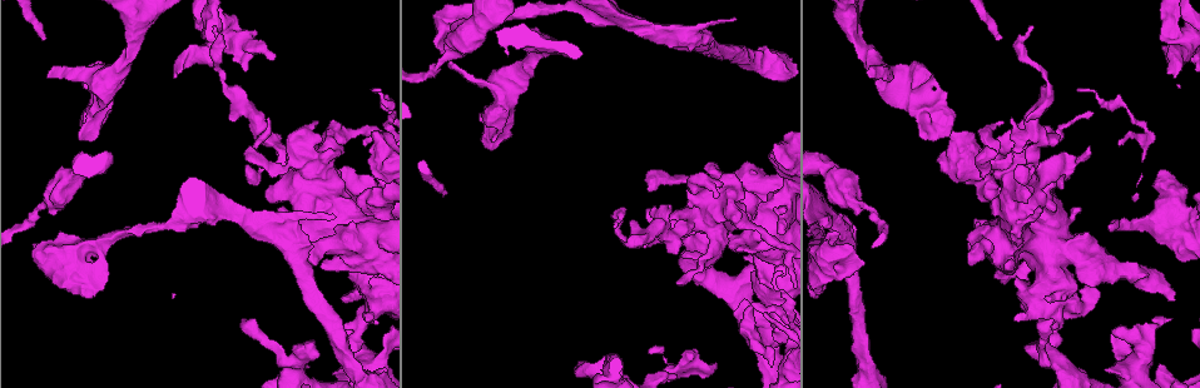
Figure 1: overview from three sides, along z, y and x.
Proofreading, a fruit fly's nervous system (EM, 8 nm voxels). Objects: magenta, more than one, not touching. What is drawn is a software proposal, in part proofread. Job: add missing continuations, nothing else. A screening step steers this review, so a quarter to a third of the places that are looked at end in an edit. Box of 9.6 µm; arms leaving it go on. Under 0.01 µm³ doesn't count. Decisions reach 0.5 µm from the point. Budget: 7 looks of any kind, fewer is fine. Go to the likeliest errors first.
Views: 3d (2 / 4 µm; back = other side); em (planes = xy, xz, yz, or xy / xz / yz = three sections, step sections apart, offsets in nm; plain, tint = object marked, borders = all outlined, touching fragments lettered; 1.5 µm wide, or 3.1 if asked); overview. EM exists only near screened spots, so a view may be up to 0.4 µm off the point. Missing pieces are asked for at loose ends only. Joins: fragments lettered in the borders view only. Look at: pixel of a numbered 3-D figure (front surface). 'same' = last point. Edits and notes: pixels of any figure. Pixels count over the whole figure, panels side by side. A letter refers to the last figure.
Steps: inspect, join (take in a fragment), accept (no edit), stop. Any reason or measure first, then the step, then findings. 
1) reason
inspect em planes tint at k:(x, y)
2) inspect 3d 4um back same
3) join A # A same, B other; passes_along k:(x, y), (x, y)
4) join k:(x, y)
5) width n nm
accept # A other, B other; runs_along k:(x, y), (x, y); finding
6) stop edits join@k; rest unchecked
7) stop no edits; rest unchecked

long arm stops here
inspect 3d 2um back at 1:(43, 39)

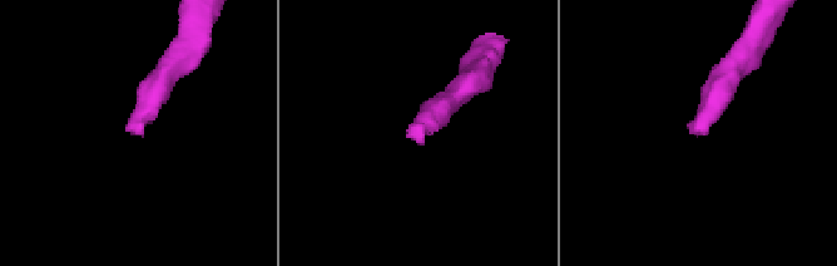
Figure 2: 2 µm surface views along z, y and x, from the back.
now the EM
inspect em planes borders at 2:(692, 131)

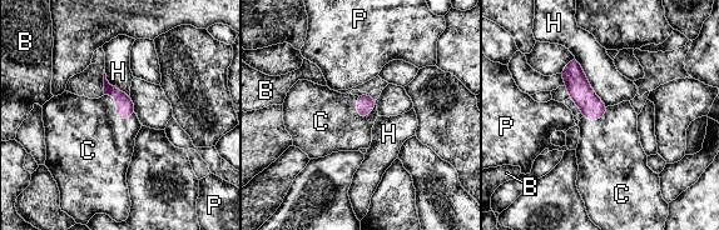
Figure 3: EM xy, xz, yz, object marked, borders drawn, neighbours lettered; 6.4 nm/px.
join C # B other, C same, H other, P other; passes_along 3:(125, 108), (117, 113), (84, 134); it goes on there

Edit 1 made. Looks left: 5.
thick end
inspect 3d 2um back at 1:(480, 115)

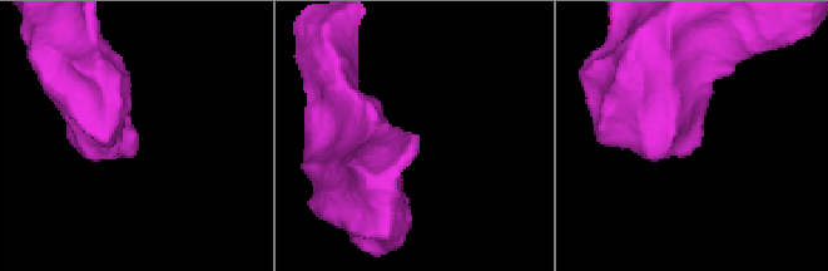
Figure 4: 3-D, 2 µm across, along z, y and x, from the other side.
inspect em 3.1um planes plain at 4:(418, 137)

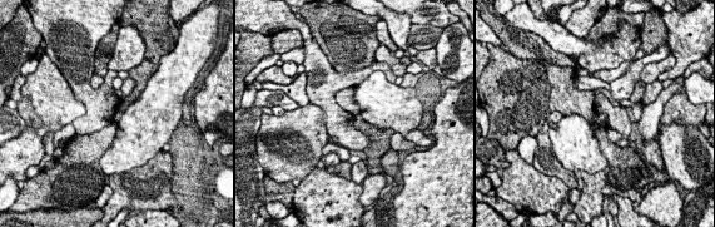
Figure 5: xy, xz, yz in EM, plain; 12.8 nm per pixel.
inspect em 3.1um planes borders same

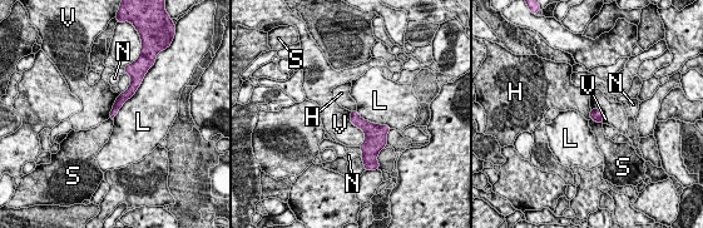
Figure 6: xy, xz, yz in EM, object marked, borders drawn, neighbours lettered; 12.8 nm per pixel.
longest_contact V 600 nm
accept # H other, L other, N other, S other, V other; no lettered fragment goes on from it

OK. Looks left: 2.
thin end
inspect em yz step 4 borders at 1:(867, 74)

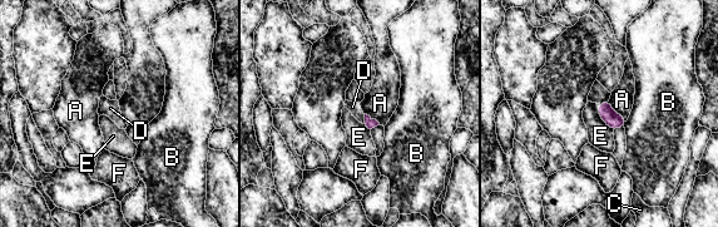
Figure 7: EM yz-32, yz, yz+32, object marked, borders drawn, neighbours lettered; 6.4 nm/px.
longest_contact E 200 nm
join D # A other, B other, C other, D same, E other, F other; passes_along 7:(370, 122), (365, 119), (355, 108); it goes on there

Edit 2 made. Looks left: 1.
stop edits join@3, join@7; rest unchecked

